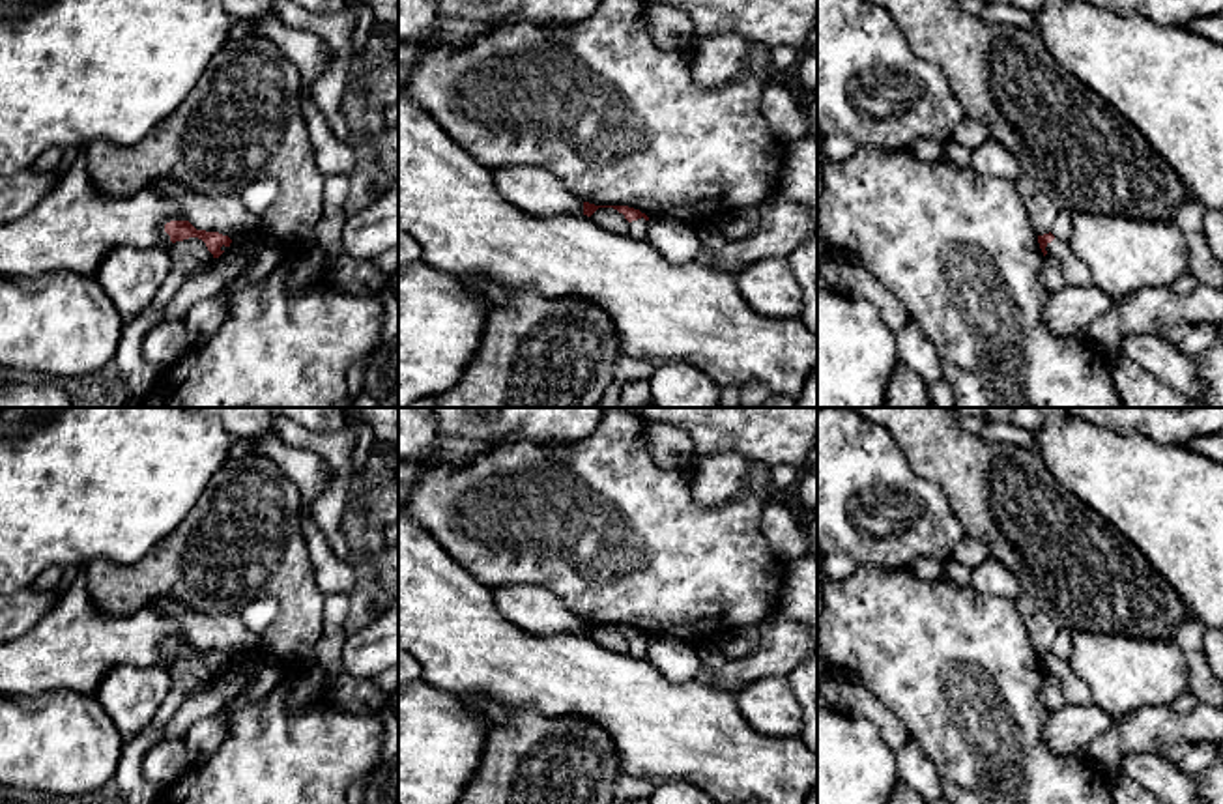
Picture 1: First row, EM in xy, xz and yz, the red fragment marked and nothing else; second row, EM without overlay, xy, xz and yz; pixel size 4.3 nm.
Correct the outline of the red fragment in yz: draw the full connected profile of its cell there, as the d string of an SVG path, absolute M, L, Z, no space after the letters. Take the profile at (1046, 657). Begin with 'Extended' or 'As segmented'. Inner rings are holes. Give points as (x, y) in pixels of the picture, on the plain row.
Extended. M1049 651L1049 653L1038 654L1038 662L1043 675L1051 673L1062 682L1066 703L1070 705L1092 703L1088 686L1073 673L1066 658L1058 658Z

